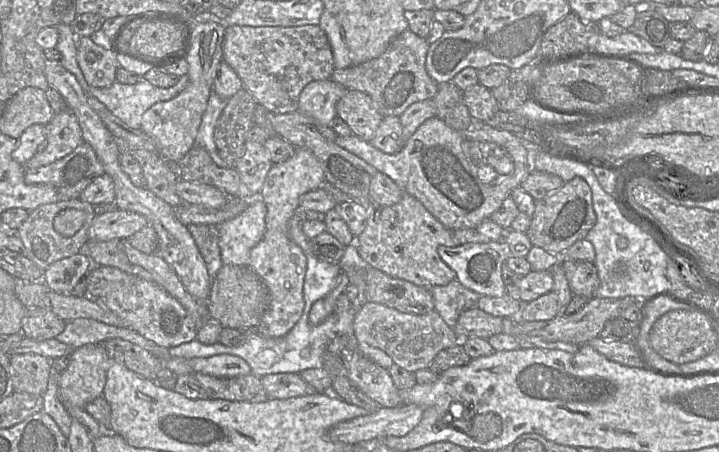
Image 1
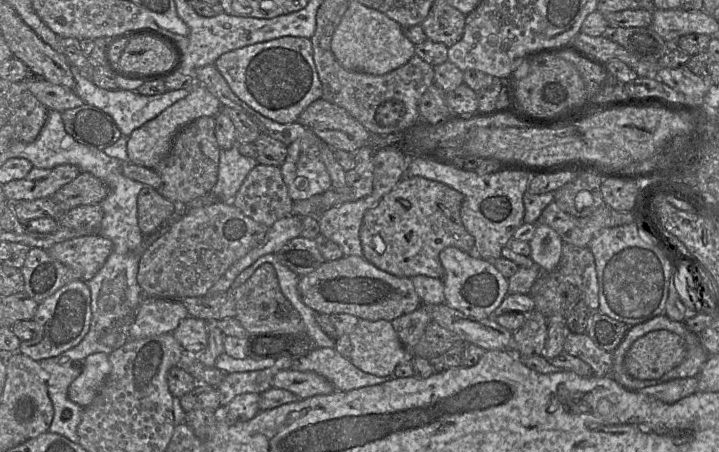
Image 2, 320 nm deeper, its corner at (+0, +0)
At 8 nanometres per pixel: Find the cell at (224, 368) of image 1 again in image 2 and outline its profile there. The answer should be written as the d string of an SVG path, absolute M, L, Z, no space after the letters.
M281 370L273 378L273 387L288 390L306 399L316 395L327 395L336 391L325 377L312 371Z

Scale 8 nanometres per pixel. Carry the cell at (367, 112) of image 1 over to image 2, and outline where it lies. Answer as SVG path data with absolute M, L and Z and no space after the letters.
M322 98L309 105L297 121L310 128L334 150L356 153L372 137L349 112Z

